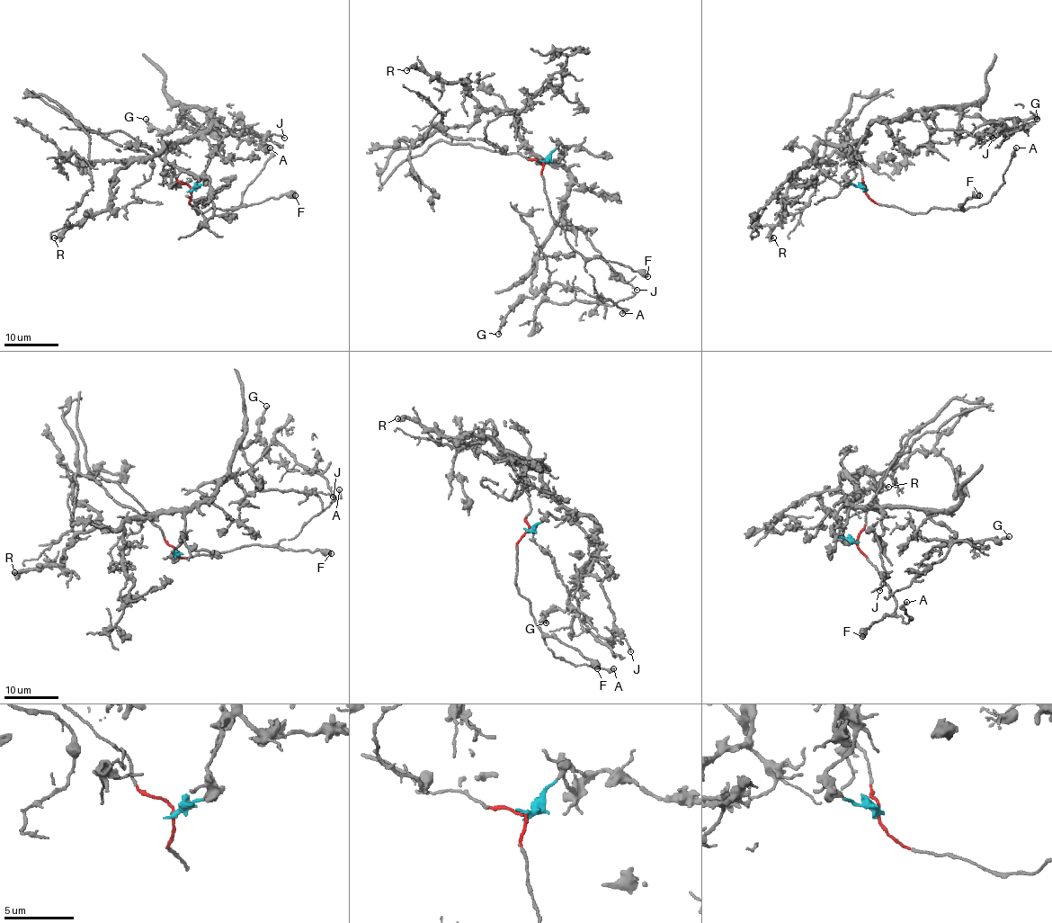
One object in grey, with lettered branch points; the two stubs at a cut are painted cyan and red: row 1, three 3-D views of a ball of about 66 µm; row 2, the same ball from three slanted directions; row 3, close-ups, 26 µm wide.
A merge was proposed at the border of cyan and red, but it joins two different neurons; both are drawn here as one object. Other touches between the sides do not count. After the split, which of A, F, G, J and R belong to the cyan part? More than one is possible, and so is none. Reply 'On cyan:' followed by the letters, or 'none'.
On cyan: G, J, R

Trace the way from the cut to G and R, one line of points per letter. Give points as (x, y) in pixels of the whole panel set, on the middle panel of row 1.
G: (543, 162), (557, 143), (569, 196), (540, 250), (535, 294), (506, 316), (498, 334)
R: (543, 162), (557, 143), (558, 159), (541, 160), (520, 134), (512, 112), (485, 110), (462, 83), (406, 70)

